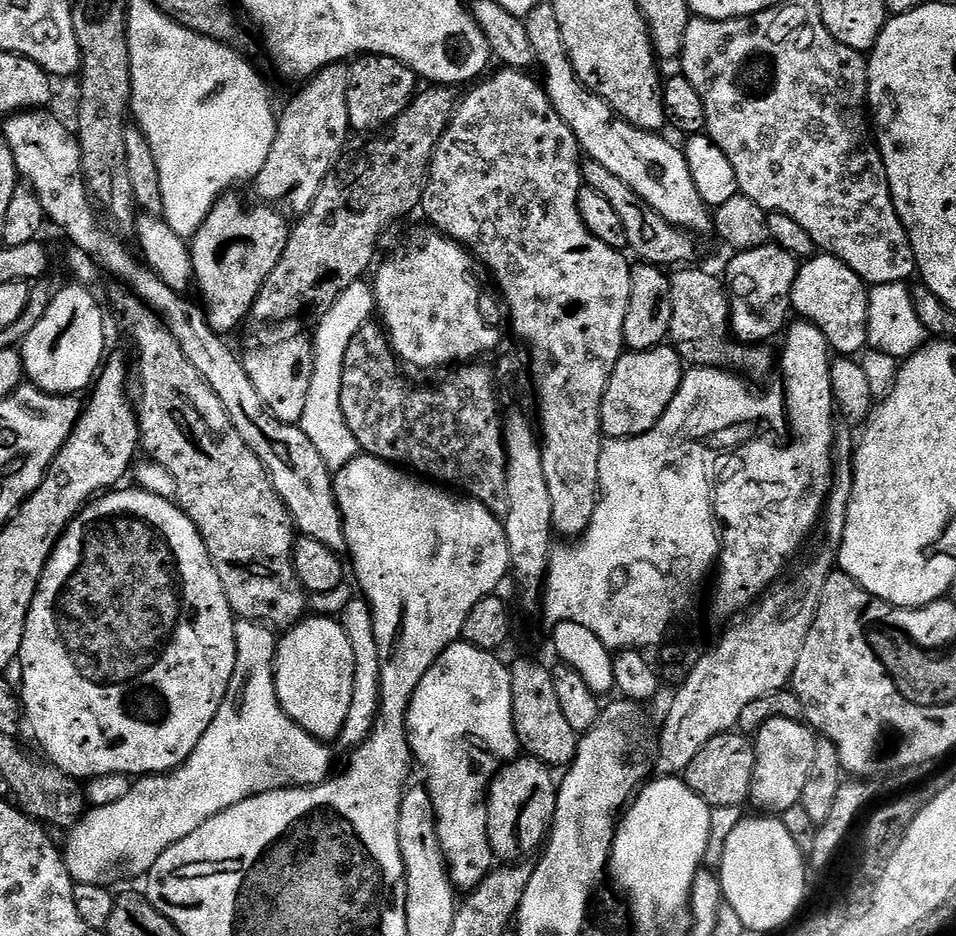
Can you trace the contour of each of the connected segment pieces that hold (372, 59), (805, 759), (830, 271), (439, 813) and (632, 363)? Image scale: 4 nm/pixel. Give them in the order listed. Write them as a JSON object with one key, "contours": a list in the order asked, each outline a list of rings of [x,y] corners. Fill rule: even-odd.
{"contours":[[[[361,55],[351,65],[350,86],[346,98],[346,110],[350,114],[352,123],[351,131],[356,133],[368,132],[371,128],[383,129],[396,120],[398,114],[402,114],[402,110],[406,110],[406,106],[417,91],[416,73],[409,70],[402,62],[389,56]]],[[[774,718],[766,722],[754,733],[754,747],[756,749],[756,761],[754,762],[754,778],[750,786],[750,804],[760,814],[782,814],[790,810],[790,806],[800,803],[802,792],[810,778],[810,766],[814,766],[814,750],[817,737],[811,728],[800,720],[787,720],[786,718]]],[[[817,254],[801,263],[794,278],[792,311],[799,319],[808,320],[828,340],[833,353],[852,358],[868,348],[869,285],[850,266],[836,256]]],[[[463,642],[451,644],[433,662],[422,682],[418,682],[418,690],[414,690],[408,707],[408,747],[415,763],[421,764],[428,775],[426,787],[434,802],[438,842],[448,864],[448,876],[460,890],[477,888],[494,867],[488,837],[488,788],[496,773],[522,752],[512,717],[512,673],[500,658]]],[[[661,346],[642,350],[625,351],[606,382],[606,390],[600,403],[600,430],[605,437],[625,440],[641,436],[652,429],[662,418],[666,406],[674,398],[686,371],[685,361],[672,346]]]]}

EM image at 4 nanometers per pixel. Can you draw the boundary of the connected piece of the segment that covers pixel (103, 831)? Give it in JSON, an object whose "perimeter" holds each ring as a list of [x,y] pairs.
{"perimeter":[[[242,619],[236,620],[236,661],[234,662],[234,674],[230,678],[230,686],[222,698],[222,706],[218,706],[218,714],[214,714],[214,722],[210,722],[206,734],[202,734],[198,746],[194,746],[194,750],[186,758],[186,762],[181,764],[180,767],[163,774],[137,779],[133,783],[130,794],[126,794],[126,798],[120,799],[119,802],[110,802],[110,806],[102,806],[101,808],[89,807],[85,811],[80,821],[67,833],[68,841],[62,844],[64,865],[68,867],[68,872],[72,875],[75,883],[104,884],[107,881],[107,876],[111,872],[125,872],[128,876],[143,877],[154,866],[154,862],[158,862],[158,858],[165,850],[178,842],[182,842],[182,838],[194,834],[194,830],[198,830],[198,826],[210,822],[210,818],[214,818],[218,814],[230,810],[230,806],[238,806],[238,802],[248,800],[258,794],[273,792],[279,788],[310,788],[313,784],[322,784],[325,780],[329,779],[331,772],[328,771],[332,768],[332,752],[328,748],[331,747],[325,741],[317,740],[316,737],[311,736],[301,724],[295,724],[284,713],[284,706],[281,697],[278,695],[278,680],[277,677],[276,680],[272,677],[272,672],[274,673],[274,661],[276,659],[276,646],[278,643],[277,637],[275,635],[272,637],[272,635],[274,635],[273,629],[267,624],[249,622]]]}

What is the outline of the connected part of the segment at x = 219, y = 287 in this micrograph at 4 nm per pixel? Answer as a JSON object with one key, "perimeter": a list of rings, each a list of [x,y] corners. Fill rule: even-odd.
{"perimeter":[[[225,194],[217,200],[208,217],[198,226],[198,230],[190,237],[192,254],[192,278],[195,291],[200,291],[199,303],[204,310],[204,316],[216,332],[229,334],[245,319],[251,317],[252,304],[258,298],[266,278],[278,266],[278,258],[282,258],[282,250],[286,250],[286,242],[290,231],[289,221],[283,211],[272,206],[256,206],[249,212],[244,212],[244,204],[236,194]]]}

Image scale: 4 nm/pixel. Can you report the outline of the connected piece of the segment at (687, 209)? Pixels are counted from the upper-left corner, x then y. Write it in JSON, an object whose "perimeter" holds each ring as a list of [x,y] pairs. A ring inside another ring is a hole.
{"perimeter":[[[542,2],[534,6],[534,10],[530,10],[530,14],[523,17],[523,22],[526,26],[526,34],[530,34],[530,46],[534,50],[535,67],[540,68],[539,75],[542,77],[543,90],[554,110],[558,110],[558,118],[562,118],[562,122],[570,126],[574,138],[580,144],[581,153],[587,159],[602,162],[602,166],[606,166],[606,170],[610,170],[614,178],[622,178],[622,182],[626,182],[626,186],[630,186],[630,190],[634,190],[634,194],[638,194],[638,198],[642,198],[655,212],[662,214],[666,222],[693,234],[711,233],[714,228],[713,217],[710,215],[708,205],[702,202],[702,194],[698,194],[698,186],[694,186],[694,178],[690,178],[690,166],[683,151],[679,147],[675,148],[670,141],[663,140],[663,135],[643,132],[641,128],[635,128],[630,122],[620,119],[601,96],[591,92],[576,77],[576,71],[572,69],[572,64],[568,60],[566,42],[562,42],[562,30],[558,26],[558,18],[554,14],[554,6],[551,2]]]}

